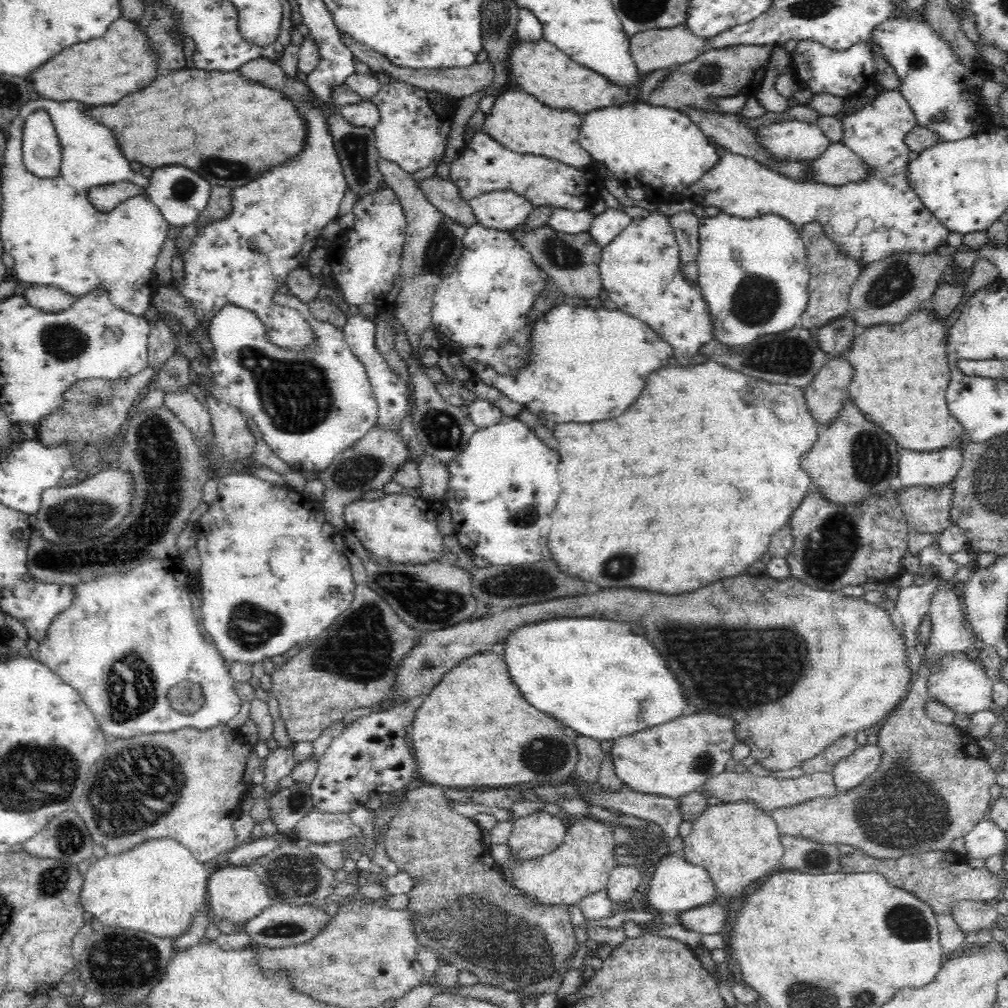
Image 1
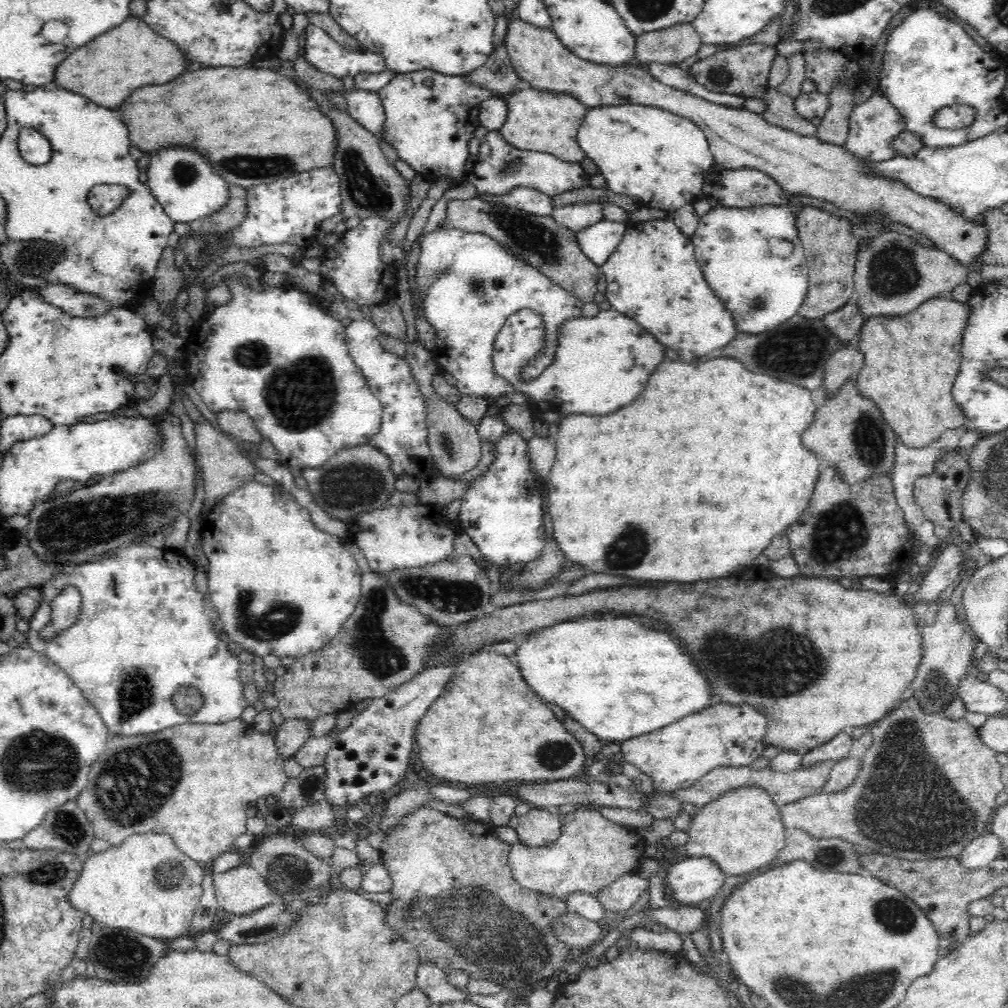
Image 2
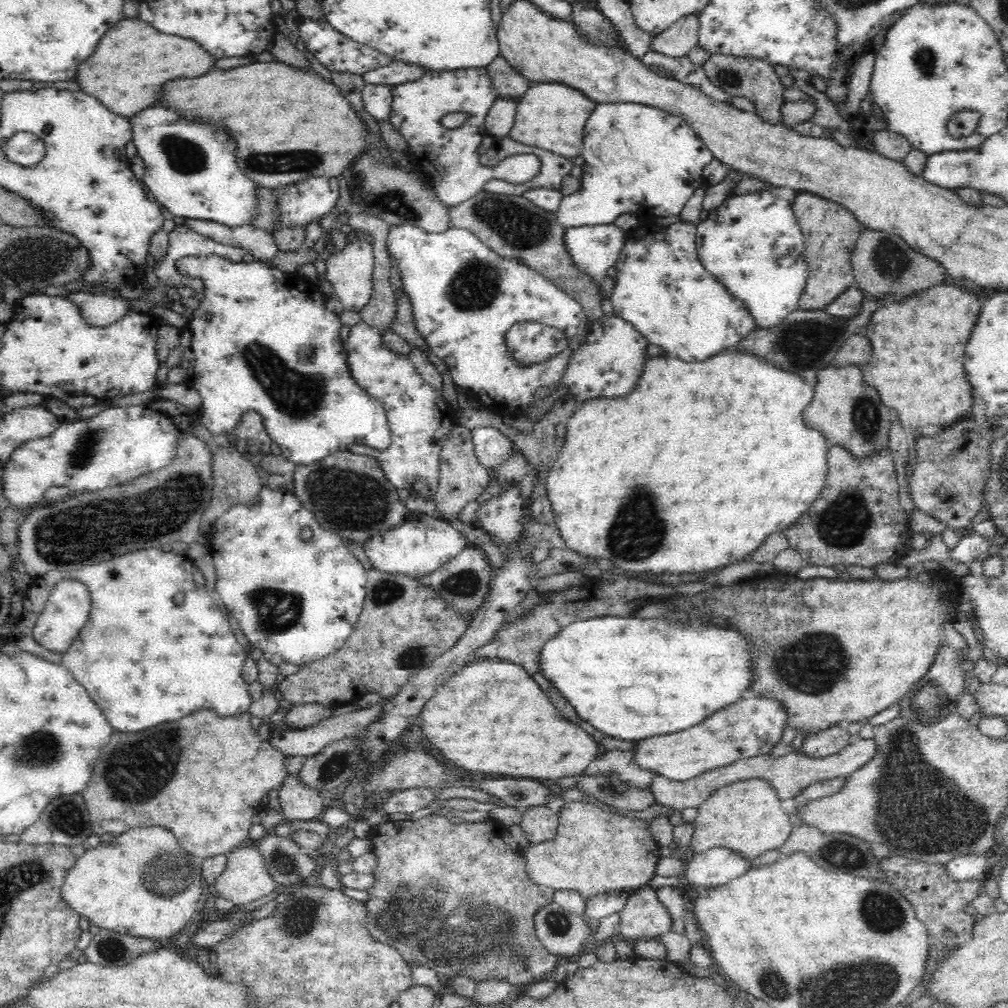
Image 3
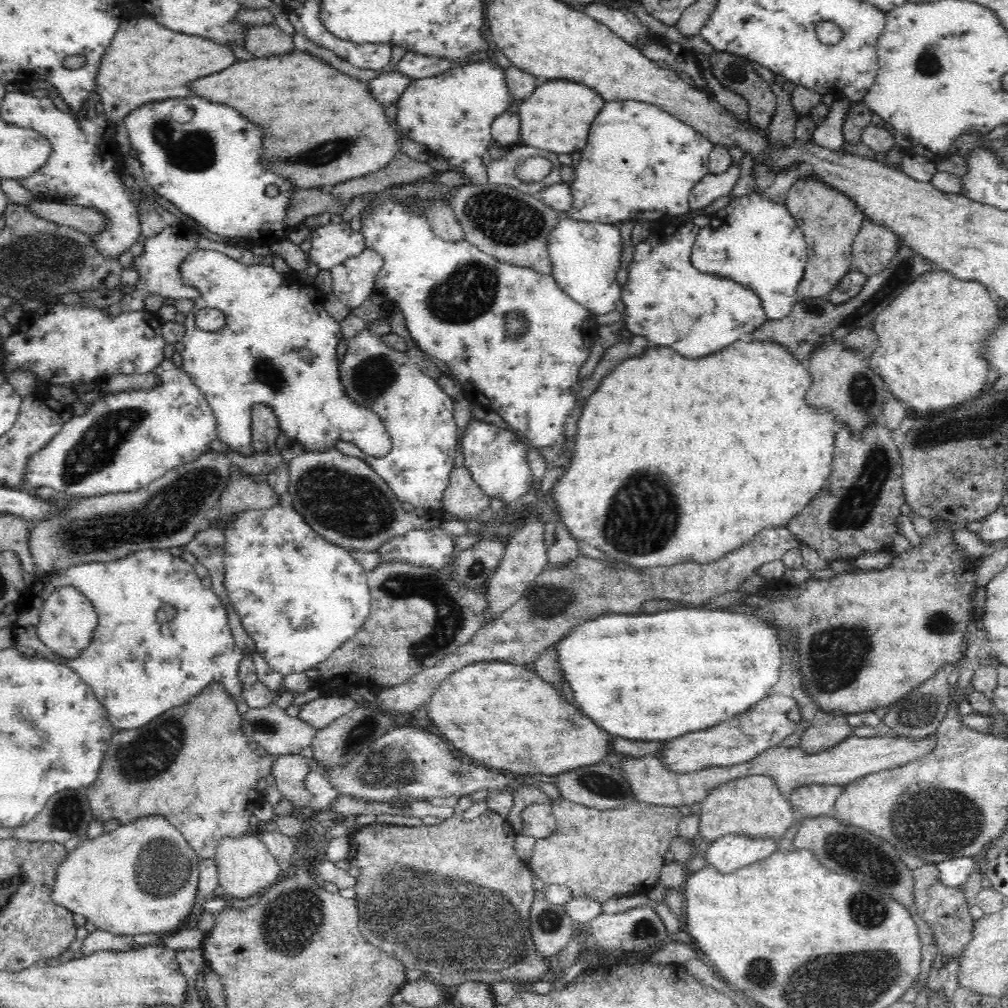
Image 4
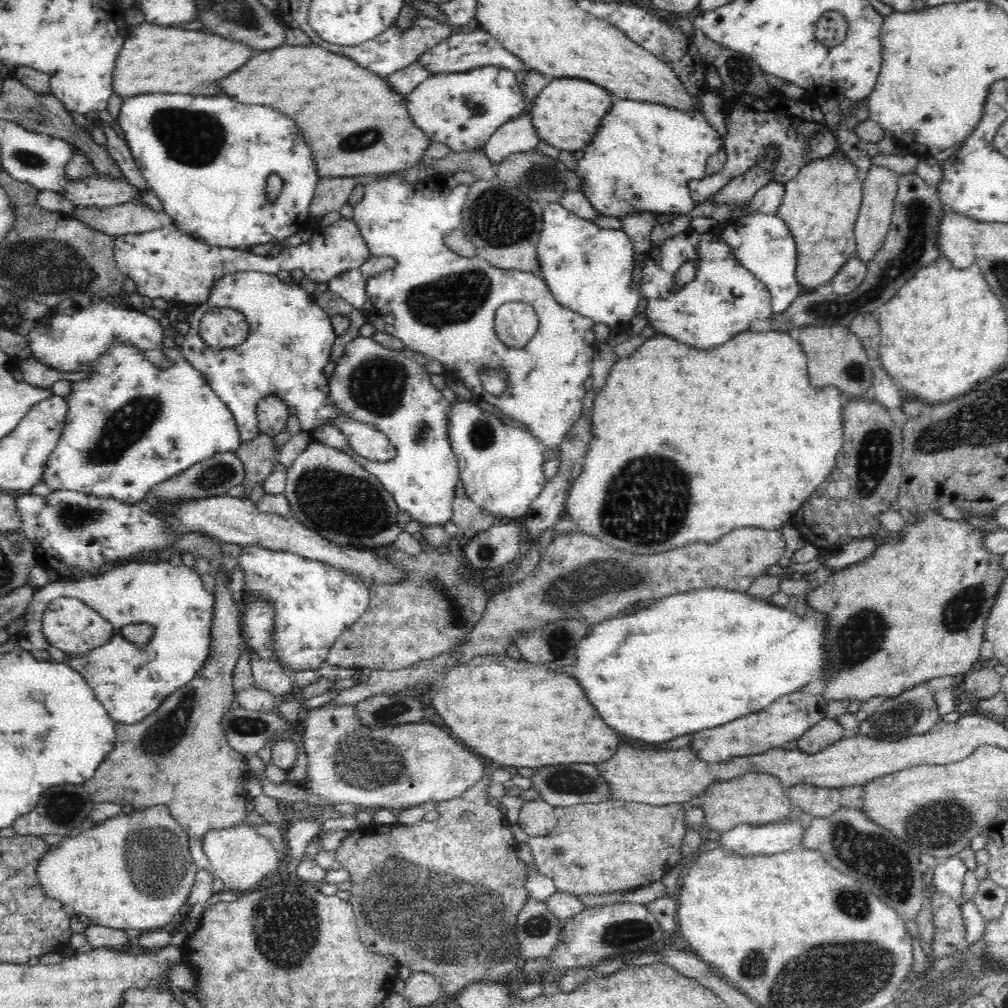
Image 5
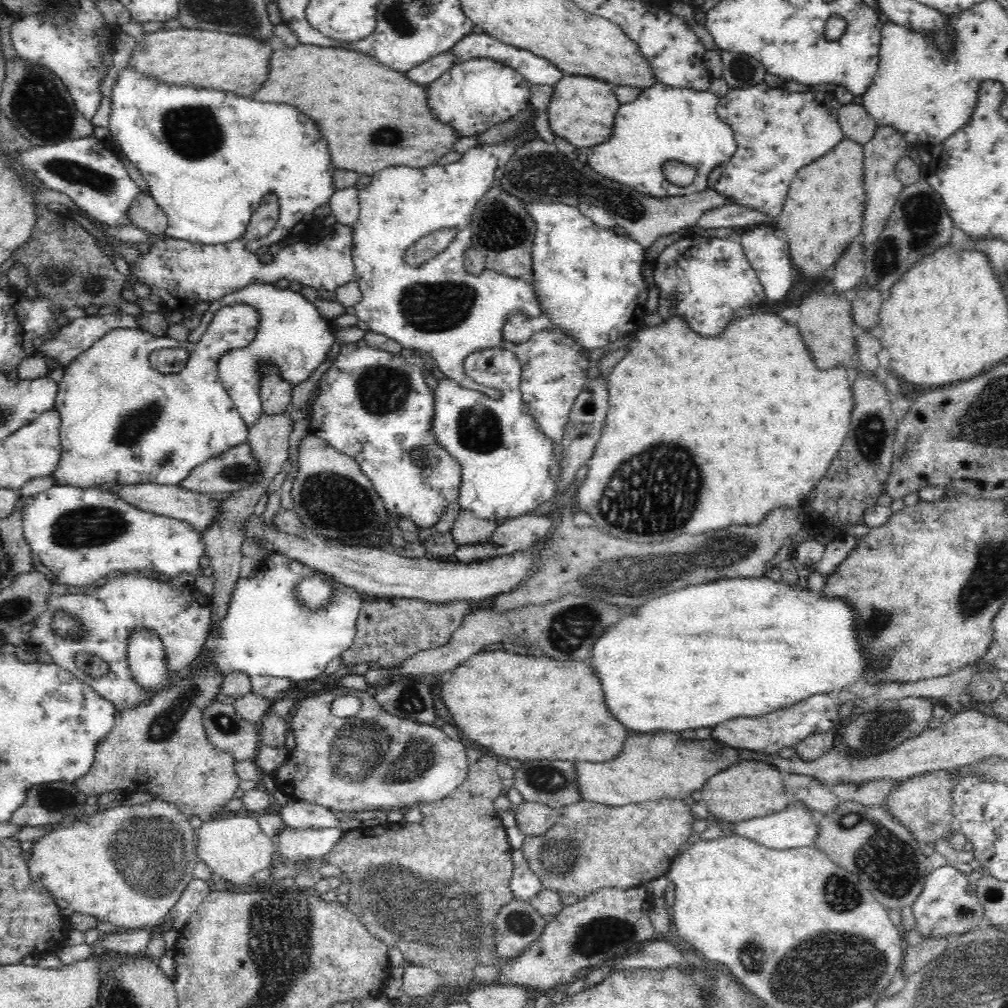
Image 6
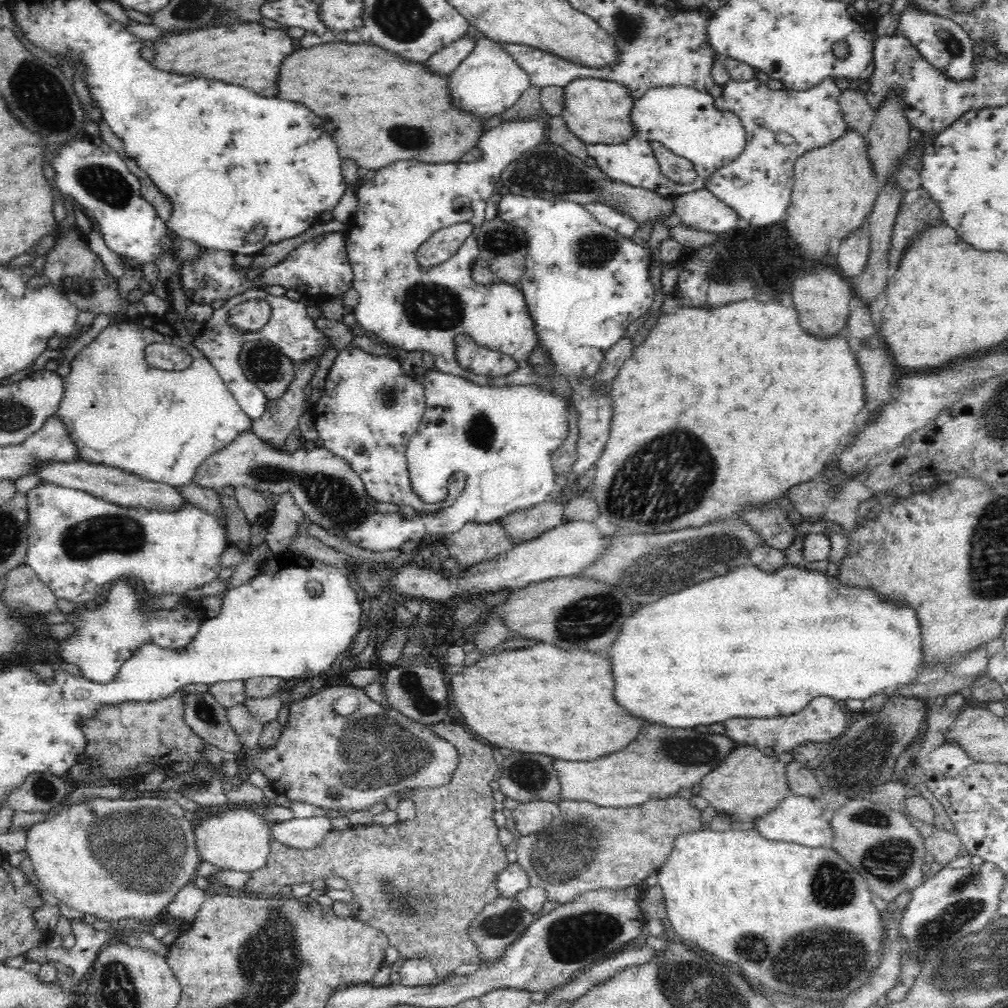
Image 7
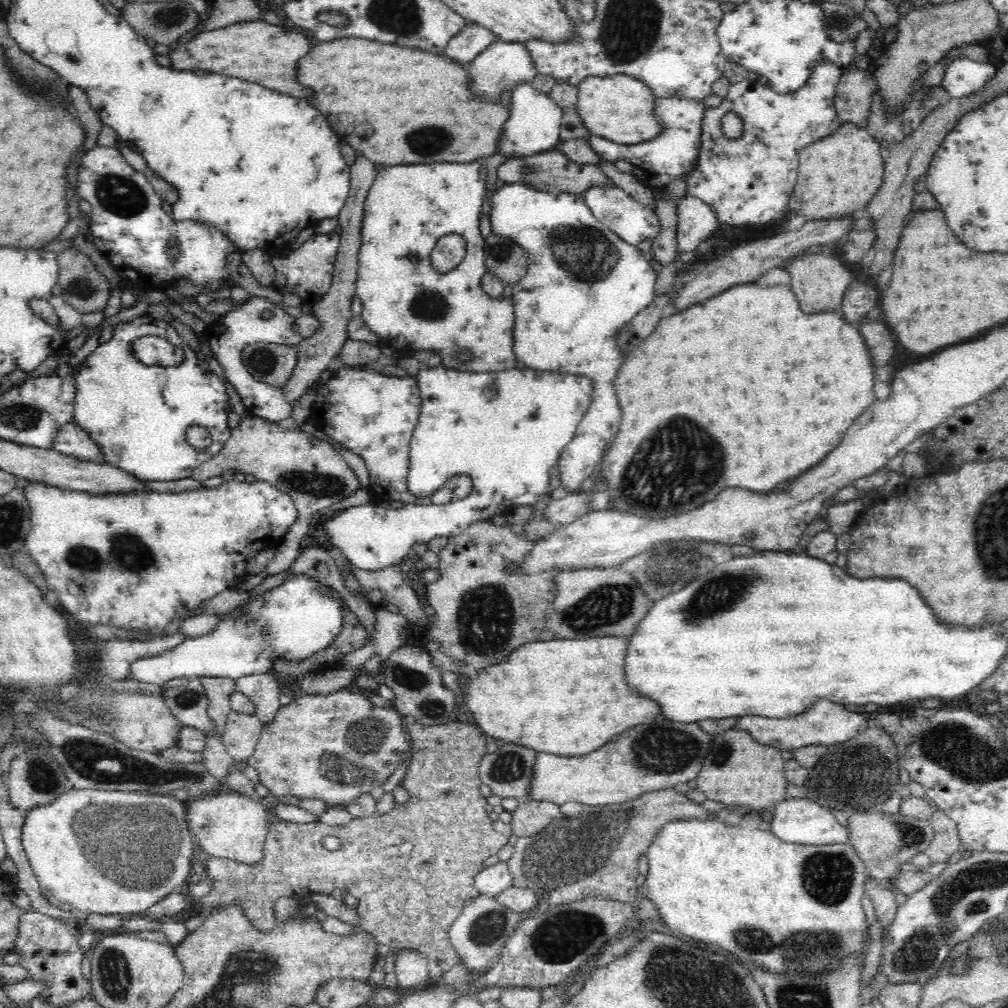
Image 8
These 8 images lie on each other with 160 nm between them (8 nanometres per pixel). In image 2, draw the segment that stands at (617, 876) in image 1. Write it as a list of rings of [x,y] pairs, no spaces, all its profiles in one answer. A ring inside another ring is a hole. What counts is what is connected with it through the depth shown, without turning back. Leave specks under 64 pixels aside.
[[[633,873],[604,886],[603,890],[595,895],[595,898],[607,914],[620,913],[634,906],[644,894],[644,890],[649,889],[648,886],[650,886],[648,879]]]

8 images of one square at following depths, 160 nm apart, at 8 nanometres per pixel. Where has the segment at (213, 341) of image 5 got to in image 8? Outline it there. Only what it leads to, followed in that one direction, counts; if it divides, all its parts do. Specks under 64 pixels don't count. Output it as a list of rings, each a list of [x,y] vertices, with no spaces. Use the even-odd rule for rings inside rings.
[[[143,314],[129,322],[119,322],[113,326],[112,338],[100,343],[99,348],[80,366],[79,374],[75,376],[76,398],[74,402],[74,424],[82,426],[90,437],[98,443],[104,453],[106,463],[121,468],[134,475],[138,481],[184,480],[192,476],[193,470],[206,460],[216,456],[231,437],[231,428],[228,424],[229,396],[223,380],[214,372],[204,371],[198,366],[197,353],[190,345],[184,346],[182,336],[167,322],[157,322],[150,314]],[[141,336],[162,336],[184,348],[184,362],[178,366],[147,366],[136,359],[131,344]],[[192,426],[206,427],[211,434],[212,442],[205,449],[198,451],[186,441],[186,431]]]

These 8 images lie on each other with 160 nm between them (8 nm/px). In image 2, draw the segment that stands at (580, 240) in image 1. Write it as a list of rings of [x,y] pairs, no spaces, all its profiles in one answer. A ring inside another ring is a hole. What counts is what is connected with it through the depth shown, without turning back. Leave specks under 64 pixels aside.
[[[476,196],[467,200],[450,199],[447,202],[446,225],[449,228],[481,232],[491,236],[511,254],[527,261],[543,272],[554,284],[566,289],[584,304],[592,302],[596,296],[596,284],[602,273],[600,267],[582,252],[575,232],[558,224],[552,215],[533,215],[522,209],[504,203],[490,203]]]

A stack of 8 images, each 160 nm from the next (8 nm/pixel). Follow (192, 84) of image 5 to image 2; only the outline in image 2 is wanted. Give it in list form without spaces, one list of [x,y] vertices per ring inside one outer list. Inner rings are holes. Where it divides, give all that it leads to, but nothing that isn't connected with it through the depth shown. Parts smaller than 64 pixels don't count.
[[[130,17],[116,28],[110,28],[60,64],[54,83],[66,90],[88,96],[100,106],[120,108],[128,96],[146,84],[164,84],[186,72],[186,54],[168,38],[152,32],[140,17]]]

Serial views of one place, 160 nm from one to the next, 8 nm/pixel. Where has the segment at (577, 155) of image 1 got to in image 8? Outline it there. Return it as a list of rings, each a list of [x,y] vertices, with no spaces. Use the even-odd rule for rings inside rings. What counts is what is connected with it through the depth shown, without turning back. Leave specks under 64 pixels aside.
[[[627,74],[589,76],[578,84],[577,112],[592,135],[616,144],[641,144],[662,134],[662,125],[654,113],[654,100],[648,85]]]

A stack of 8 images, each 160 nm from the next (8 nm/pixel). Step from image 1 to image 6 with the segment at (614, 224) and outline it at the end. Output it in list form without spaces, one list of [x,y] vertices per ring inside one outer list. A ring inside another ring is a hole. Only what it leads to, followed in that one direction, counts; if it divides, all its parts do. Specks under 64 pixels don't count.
[[[525,203],[525,210],[535,223],[536,232],[531,248],[533,289],[537,294],[542,314],[534,320],[516,320],[502,326],[502,337],[510,343],[523,343],[535,332],[559,328],[566,336],[571,336],[582,349],[596,356],[610,347],[622,343],[627,333],[636,329],[646,321],[646,300],[649,287],[642,275],[644,263],[644,246],[626,235],[618,235],[613,229],[600,228],[592,219],[584,216],[569,204],[558,203]]]

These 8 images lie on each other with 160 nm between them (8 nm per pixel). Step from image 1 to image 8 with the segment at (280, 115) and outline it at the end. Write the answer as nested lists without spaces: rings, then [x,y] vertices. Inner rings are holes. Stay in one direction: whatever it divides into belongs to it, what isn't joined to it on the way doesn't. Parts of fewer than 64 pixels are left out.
[[[355,38],[356,40],[332,40],[328,44],[318,44],[298,64],[300,84],[306,84],[314,90],[314,98],[310,102],[322,114],[326,114],[338,137],[344,136],[347,144],[360,150],[362,155],[374,164],[388,166],[434,162],[471,163],[476,162],[478,158],[498,153],[498,147],[503,140],[502,130],[510,110],[502,101],[476,98],[470,90],[472,80],[468,76],[466,66],[452,62],[444,54]]]

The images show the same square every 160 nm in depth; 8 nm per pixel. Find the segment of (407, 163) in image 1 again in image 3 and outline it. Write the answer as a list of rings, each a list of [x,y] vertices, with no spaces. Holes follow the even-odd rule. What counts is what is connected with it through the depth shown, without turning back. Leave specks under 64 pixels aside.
[[[486,67],[463,68],[458,70],[428,70],[418,80],[408,81],[404,84],[394,85],[392,88],[392,110],[389,121],[394,130],[398,131],[408,142],[408,156],[422,173],[424,180],[430,185],[438,199],[448,207],[456,206],[470,200],[484,188],[488,181],[506,181],[512,184],[522,184],[538,176],[540,170],[540,157],[534,153],[515,154],[504,158],[494,168],[480,163],[478,148],[482,145],[482,138],[486,134],[485,118],[492,104],[501,98],[496,88],[492,86],[492,79],[486,73]],[[449,112],[468,112],[471,116],[463,125],[458,128],[448,129],[442,125],[442,118]]]

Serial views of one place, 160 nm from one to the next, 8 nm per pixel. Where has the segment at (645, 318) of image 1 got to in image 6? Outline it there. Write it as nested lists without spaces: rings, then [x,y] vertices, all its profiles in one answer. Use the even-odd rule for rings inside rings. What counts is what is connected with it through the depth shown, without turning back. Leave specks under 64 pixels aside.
[[[685,235],[666,247],[653,268],[654,283],[659,288],[658,312],[664,320],[673,316],[686,318],[692,330],[702,336],[714,336],[736,317],[734,310],[744,306],[764,306],[767,298],[757,272],[746,258],[740,240]],[[675,294],[675,303],[670,296]],[[728,314],[728,316],[726,316]]]

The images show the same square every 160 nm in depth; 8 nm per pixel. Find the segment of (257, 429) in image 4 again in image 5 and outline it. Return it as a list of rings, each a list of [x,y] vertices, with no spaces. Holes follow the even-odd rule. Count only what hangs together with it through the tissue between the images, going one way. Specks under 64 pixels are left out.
[[[270,395],[260,399],[257,404],[259,432],[276,436],[286,429],[290,415],[288,405],[282,398]]]

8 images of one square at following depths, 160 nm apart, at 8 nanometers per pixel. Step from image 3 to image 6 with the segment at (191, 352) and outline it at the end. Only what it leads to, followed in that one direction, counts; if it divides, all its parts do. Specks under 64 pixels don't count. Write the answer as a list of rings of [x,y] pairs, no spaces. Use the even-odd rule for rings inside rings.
[[[250,284],[242,290],[226,294],[222,298],[210,303],[209,308],[201,316],[198,327],[189,332],[188,340],[198,344],[202,334],[206,332],[208,324],[212,322],[214,314],[220,307],[235,304],[247,304],[256,307],[260,313],[260,326],[254,340],[246,348],[234,349],[220,356],[217,370],[219,380],[228,395],[234,401],[244,423],[252,428],[263,414],[260,398],[260,382],[262,375],[258,371],[260,364],[273,364],[281,369],[281,376],[290,385],[297,386],[309,379],[312,371],[323,364],[328,357],[328,352],[335,342],[331,320],[324,318],[319,310],[308,301],[300,292],[291,289],[278,289],[273,284]]]

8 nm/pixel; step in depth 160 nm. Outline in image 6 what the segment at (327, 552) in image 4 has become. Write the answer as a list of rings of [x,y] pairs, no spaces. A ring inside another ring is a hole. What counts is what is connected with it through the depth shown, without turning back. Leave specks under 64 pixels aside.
[[[318,571],[310,578],[302,578],[296,584],[296,597],[310,609],[325,607],[335,595],[334,579]]]

